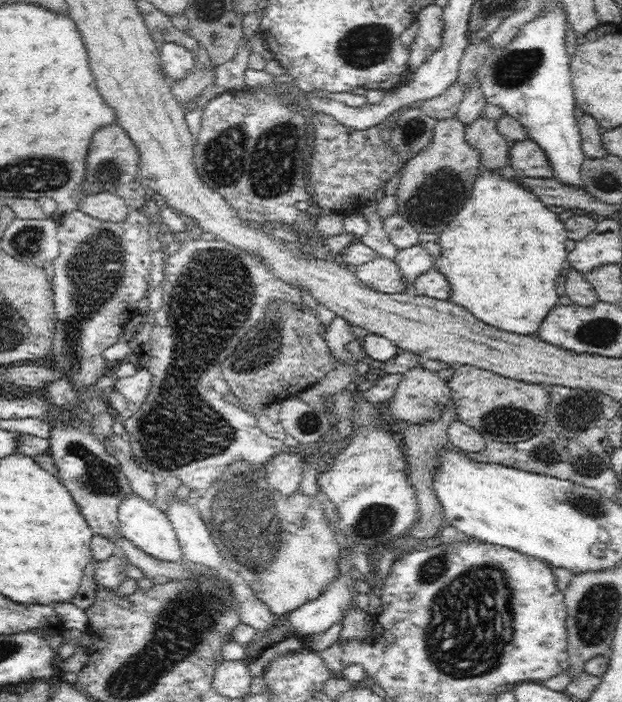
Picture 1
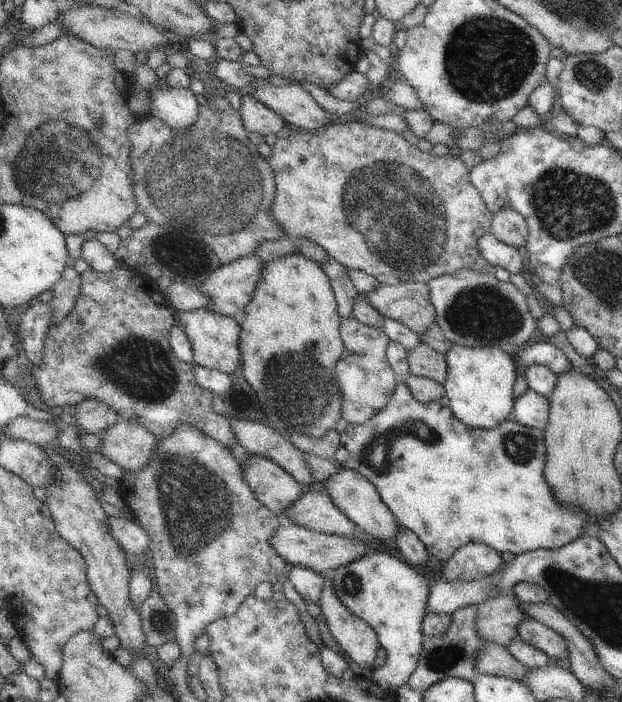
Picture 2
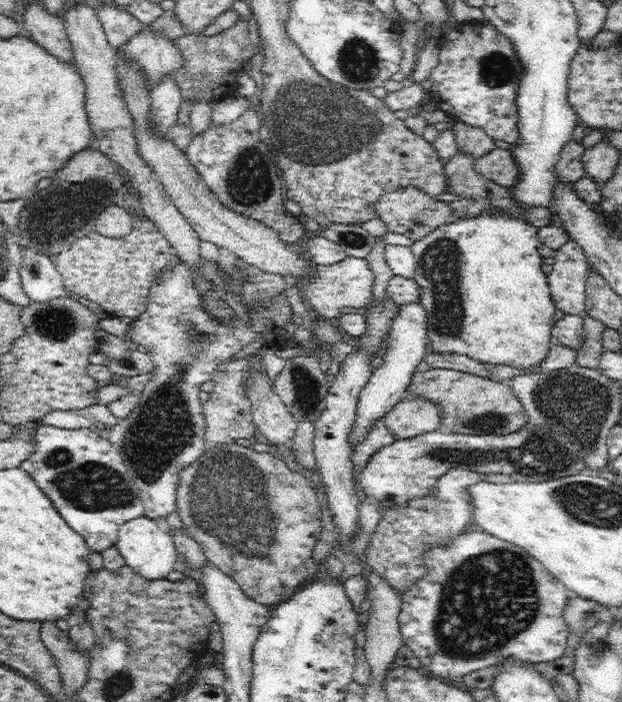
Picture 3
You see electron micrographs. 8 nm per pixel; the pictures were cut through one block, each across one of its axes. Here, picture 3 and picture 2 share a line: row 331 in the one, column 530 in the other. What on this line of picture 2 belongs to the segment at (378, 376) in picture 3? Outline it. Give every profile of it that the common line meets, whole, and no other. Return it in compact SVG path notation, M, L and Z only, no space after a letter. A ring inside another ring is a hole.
M529 389L513 406L510 419L545 432L550 414L550 400L538 392Z

